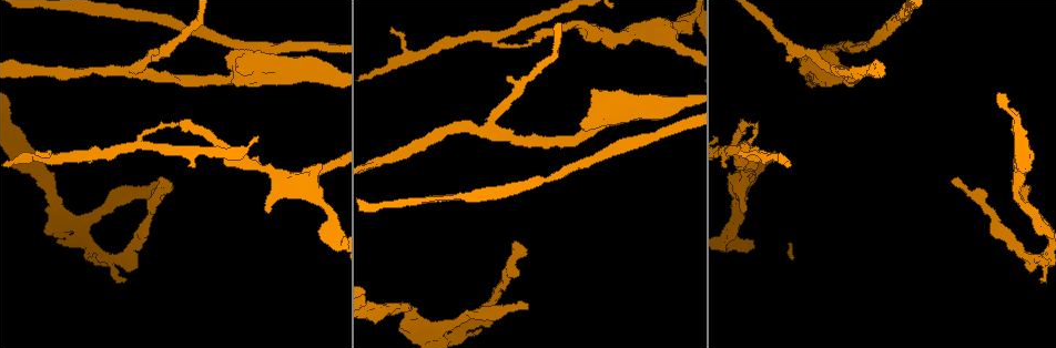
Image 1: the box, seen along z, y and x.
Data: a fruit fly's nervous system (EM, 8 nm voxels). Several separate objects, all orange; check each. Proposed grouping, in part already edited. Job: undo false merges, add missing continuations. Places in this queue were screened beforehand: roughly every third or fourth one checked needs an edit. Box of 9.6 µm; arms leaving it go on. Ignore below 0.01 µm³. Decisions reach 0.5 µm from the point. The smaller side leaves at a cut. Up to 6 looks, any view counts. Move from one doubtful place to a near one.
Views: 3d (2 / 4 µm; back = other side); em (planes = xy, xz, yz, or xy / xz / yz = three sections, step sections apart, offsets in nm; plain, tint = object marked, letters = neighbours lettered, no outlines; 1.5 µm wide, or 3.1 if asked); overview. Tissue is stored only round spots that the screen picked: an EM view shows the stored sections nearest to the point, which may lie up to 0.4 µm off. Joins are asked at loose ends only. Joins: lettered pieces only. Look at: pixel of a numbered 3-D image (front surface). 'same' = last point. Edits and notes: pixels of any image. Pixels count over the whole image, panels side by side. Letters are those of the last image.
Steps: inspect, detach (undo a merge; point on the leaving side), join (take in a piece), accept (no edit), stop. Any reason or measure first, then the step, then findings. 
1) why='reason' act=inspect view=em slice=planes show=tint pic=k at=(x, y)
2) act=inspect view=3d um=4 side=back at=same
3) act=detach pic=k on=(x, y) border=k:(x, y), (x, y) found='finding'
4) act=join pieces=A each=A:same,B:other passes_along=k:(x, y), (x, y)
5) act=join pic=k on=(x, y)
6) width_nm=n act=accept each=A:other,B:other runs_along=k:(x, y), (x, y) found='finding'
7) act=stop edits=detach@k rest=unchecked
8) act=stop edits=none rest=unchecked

why='branch stops here' act=inspect view=3d um=2 pic=1 at=(35, 154)

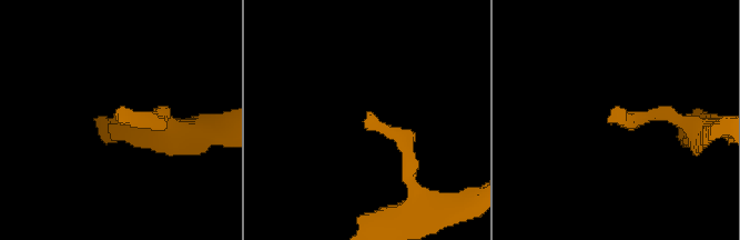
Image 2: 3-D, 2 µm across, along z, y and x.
act=inspect view=em slice=xz step=4 show=tint pic=2 at=(116, 119)

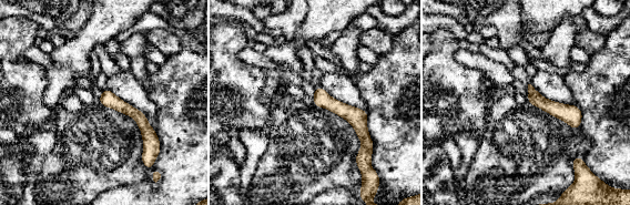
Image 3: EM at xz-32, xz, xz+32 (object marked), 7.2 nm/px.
act=inspect view=em slice=planes show=letters at=same

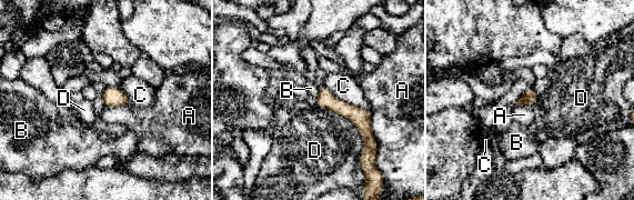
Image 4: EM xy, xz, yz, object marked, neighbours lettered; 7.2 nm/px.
width_nm=110 act=accept each=A:other,B:other,C:other,D:other runs_along=4:(322, 89), (364, 127), (369, 143) found='no lettered piece goes on from it'

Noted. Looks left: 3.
why='sharp bend' act=inspect view=em slice=xy step=4 show=tint pic=1 at=(145, 75)

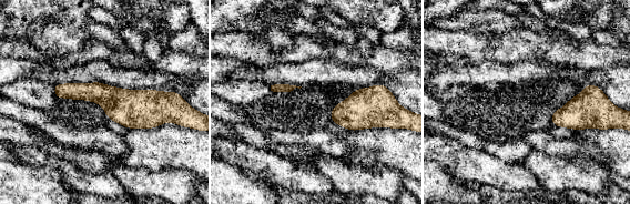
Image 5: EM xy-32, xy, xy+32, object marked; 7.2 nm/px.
act=inspect view=em slice=planes show=letters at=same

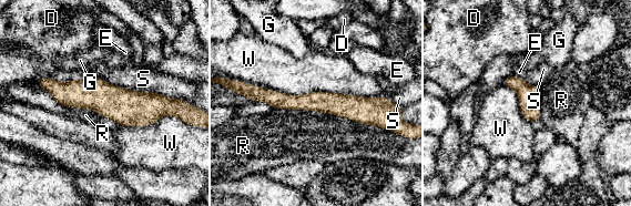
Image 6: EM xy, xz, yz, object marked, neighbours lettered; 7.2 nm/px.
act=accept each=D:other,E:other,G:other,R:other,S:other,W:other border=6:(273, 109), (328, 112), (376, 126) found='all the same cell'

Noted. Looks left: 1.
act=stop edits=none rest=unchecked

